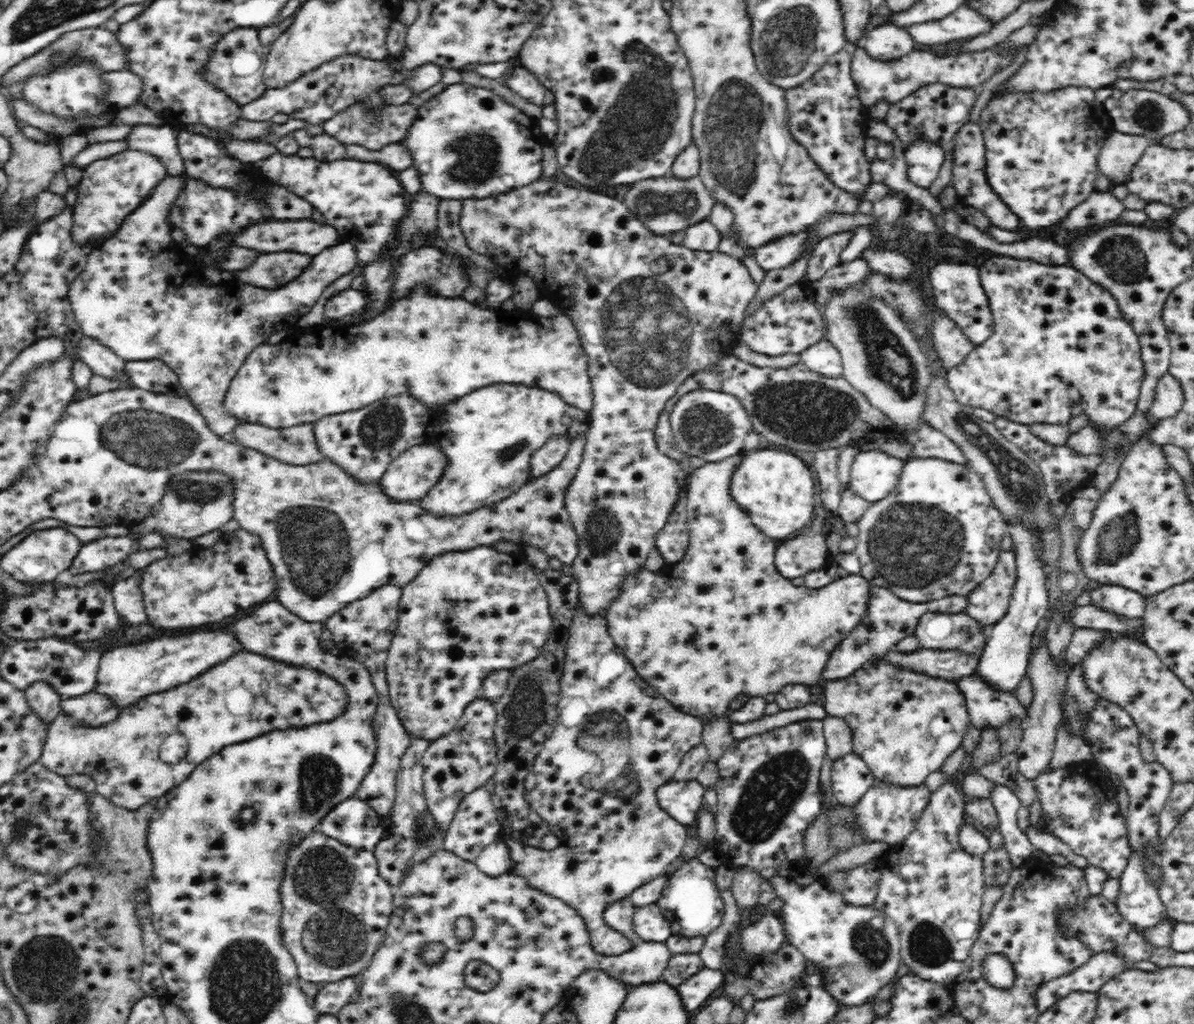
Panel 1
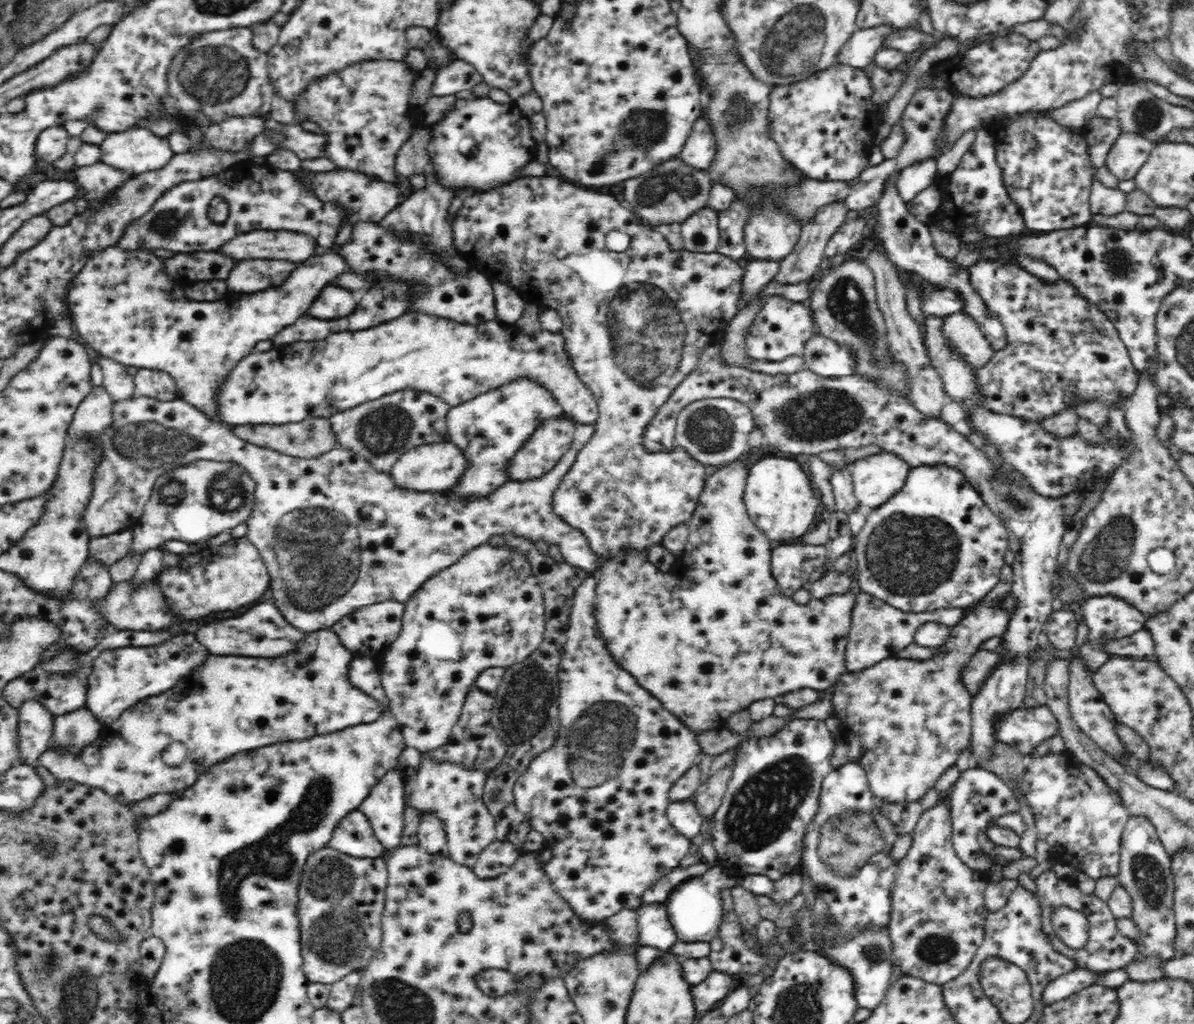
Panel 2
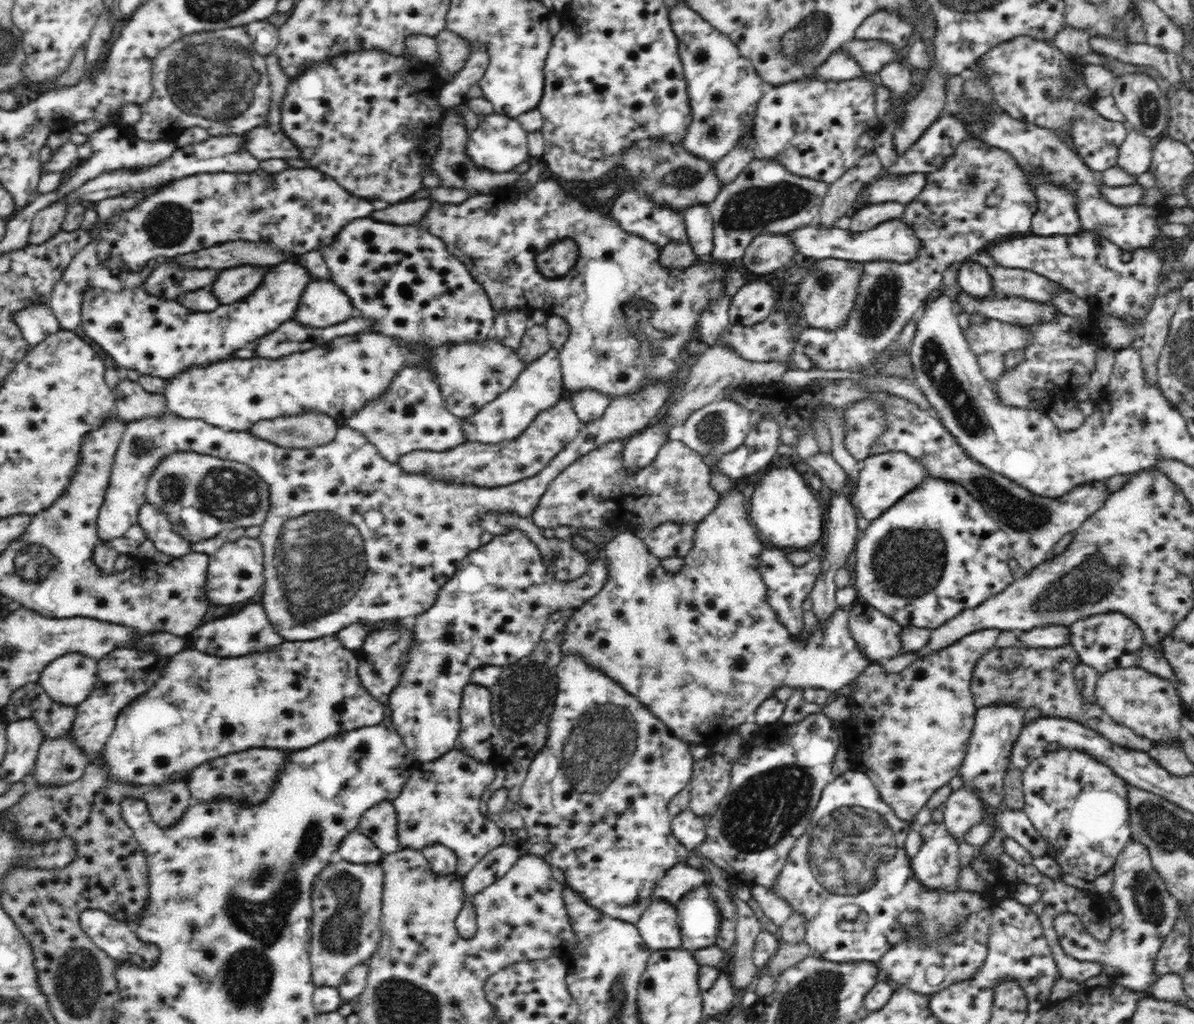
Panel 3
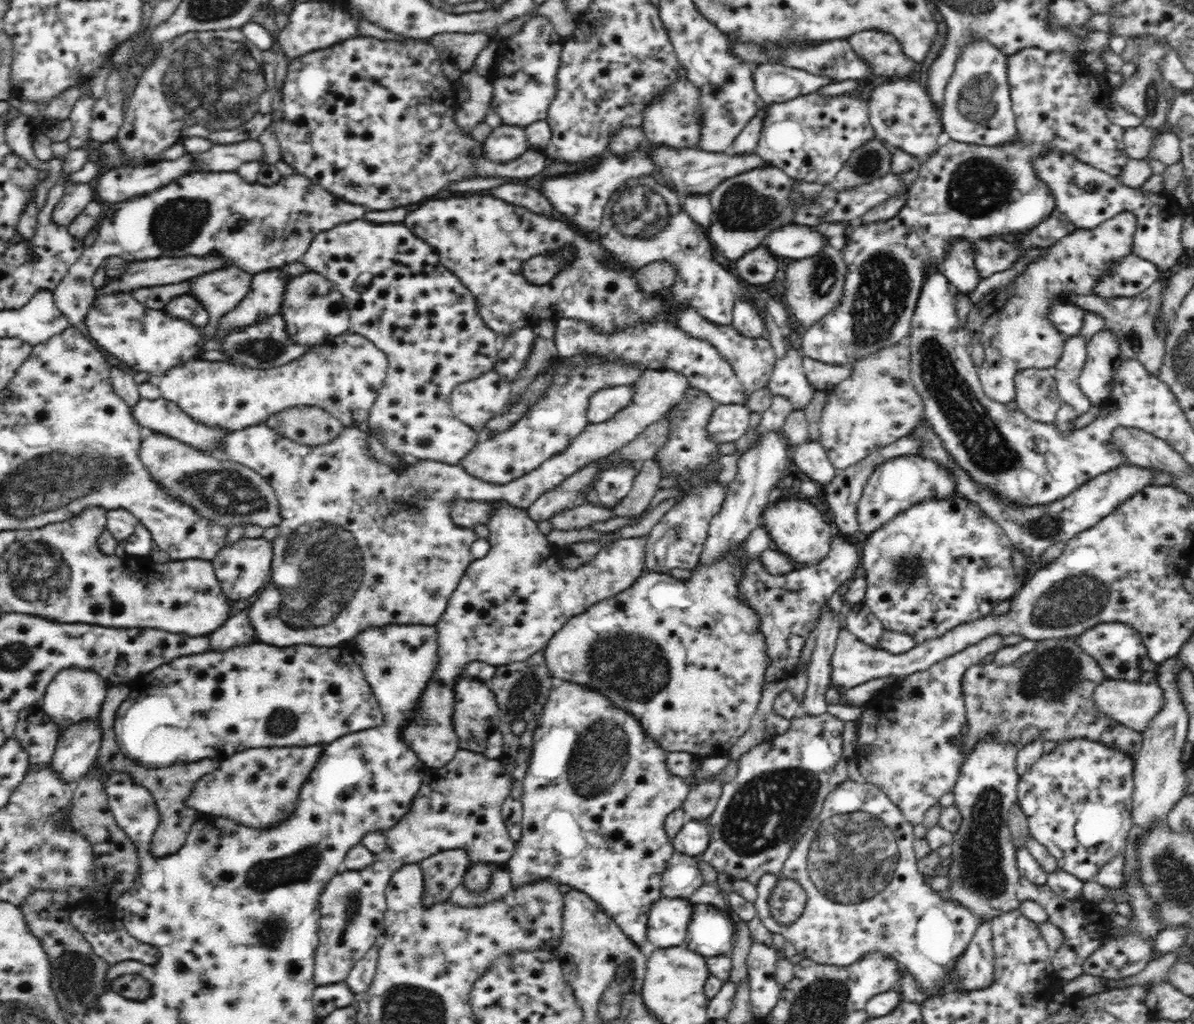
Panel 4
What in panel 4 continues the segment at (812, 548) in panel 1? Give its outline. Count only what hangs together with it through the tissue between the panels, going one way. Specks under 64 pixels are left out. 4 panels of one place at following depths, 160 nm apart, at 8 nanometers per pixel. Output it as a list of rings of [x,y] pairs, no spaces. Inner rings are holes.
[[[843,536],[832,542],[831,550],[823,561],[817,565],[802,566],[785,575],[768,573],[760,558],[747,564],[745,577],[742,577],[742,598],[758,610],[758,618],[762,618],[762,635],[766,634],[766,650],[770,650],[770,670],[765,671],[765,685],[787,680],[795,673],[806,639],[816,630],[827,600],[845,582],[856,577],[859,552],[860,540]]]

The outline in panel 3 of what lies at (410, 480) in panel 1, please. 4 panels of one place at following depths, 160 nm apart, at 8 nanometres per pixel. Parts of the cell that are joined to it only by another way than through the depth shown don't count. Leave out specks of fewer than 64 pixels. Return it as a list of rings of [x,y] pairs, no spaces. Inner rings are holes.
[[[566,392],[565,398],[540,412],[530,422],[530,426],[513,441],[502,441],[497,445],[467,441],[447,451],[413,450],[403,454],[397,463],[407,473],[427,473],[427,476],[434,476],[435,480],[448,481],[451,484],[482,487],[508,486],[538,474],[558,452],[578,437],[583,424],[584,422],[578,418],[573,409],[569,392]]]

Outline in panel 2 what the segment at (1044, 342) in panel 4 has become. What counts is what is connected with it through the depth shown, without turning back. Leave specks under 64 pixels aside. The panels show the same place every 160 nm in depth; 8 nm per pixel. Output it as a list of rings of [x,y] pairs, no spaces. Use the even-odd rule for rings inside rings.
[[[962,312],[945,316],[943,319],[944,338],[953,350],[964,356],[968,364],[977,368],[990,362],[995,350],[972,317]]]

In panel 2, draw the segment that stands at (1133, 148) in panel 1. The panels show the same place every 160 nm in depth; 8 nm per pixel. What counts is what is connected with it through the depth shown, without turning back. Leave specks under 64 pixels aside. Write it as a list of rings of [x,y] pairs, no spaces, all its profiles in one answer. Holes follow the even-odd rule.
[[[1120,133],[1109,150],[1110,154],[1107,155],[1107,169],[1118,181],[1134,179],[1148,161],[1154,148],[1153,143],[1137,134]]]

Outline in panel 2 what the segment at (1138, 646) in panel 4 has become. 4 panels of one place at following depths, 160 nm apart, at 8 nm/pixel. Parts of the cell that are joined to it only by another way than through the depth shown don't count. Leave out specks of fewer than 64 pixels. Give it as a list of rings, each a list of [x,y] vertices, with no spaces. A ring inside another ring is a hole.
[[[1093,596],[1086,598],[1084,604],[1080,607],[1082,613],[1082,622],[1088,627],[1088,641],[1080,646],[1080,655],[1084,659],[1084,663],[1088,665],[1090,671],[1096,671],[1100,666],[1103,666],[1112,653],[1108,651],[1108,642],[1128,638],[1132,634],[1136,634],[1139,630],[1145,628],[1147,618],[1144,613],[1138,611],[1125,600],[1112,596]]]

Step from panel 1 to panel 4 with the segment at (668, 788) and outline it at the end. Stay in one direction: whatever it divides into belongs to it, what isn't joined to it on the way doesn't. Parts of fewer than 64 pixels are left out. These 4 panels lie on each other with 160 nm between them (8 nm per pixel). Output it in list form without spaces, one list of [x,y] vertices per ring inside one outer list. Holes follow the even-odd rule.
[[[688,820],[671,840],[674,850],[689,857],[697,857],[708,848],[709,825],[706,822]]]

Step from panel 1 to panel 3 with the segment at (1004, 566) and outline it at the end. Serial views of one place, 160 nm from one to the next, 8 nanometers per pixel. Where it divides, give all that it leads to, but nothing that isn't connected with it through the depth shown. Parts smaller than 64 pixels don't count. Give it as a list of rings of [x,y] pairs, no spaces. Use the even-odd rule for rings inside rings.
[[[983,628],[964,635],[959,642],[943,650],[932,652],[922,660],[914,660],[903,672],[884,674],[879,664],[867,667],[856,679],[856,692],[848,700],[850,718],[842,724],[850,744],[851,769],[865,773],[881,799],[890,805],[898,818],[910,822],[927,806],[930,797],[960,774],[965,759],[977,709],[973,704],[971,679],[976,664],[984,654],[997,647],[998,629]],[[898,696],[912,696],[916,700],[888,700]]]

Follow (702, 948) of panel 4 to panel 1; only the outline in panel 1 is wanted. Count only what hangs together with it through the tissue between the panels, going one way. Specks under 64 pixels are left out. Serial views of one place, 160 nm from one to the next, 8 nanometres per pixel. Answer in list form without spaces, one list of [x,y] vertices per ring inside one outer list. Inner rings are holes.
[[[697,858],[690,859],[679,870],[669,875],[657,905],[668,918],[673,935],[686,938],[705,937],[722,925],[724,902],[714,881],[715,869],[700,863]]]

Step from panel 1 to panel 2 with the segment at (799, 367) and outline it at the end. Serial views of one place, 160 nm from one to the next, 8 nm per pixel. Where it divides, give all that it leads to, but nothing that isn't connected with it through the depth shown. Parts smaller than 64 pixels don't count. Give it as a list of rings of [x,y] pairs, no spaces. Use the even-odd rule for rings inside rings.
[[[717,344],[705,349],[698,364],[694,366],[690,374],[686,375],[686,378],[682,379],[682,382],[679,382],[666,399],[665,404],[653,416],[653,420],[649,422],[648,426],[645,426],[645,450],[654,453],[676,451],[677,414],[691,402],[707,398],[729,398],[745,403],[754,415],[755,426],[758,426],[764,433],[764,444],[774,446],[774,448],[794,456],[797,454],[816,455],[818,452],[836,451],[840,448],[852,450],[874,444],[884,451],[897,454],[912,469],[917,466],[950,465],[969,479],[970,485],[978,491],[978,494],[981,494],[982,500],[1002,521],[1007,528],[1009,549],[1015,554],[1015,561],[1011,566],[1013,568],[1013,587],[1010,592],[1015,598],[1015,608],[1010,613],[1009,625],[1002,637],[1004,643],[999,649],[1000,665],[992,668],[992,673],[979,688],[978,694],[973,696],[971,738],[968,748],[975,762],[975,768],[985,769],[986,763],[997,749],[995,720],[998,720],[1000,716],[1007,715],[1010,711],[1024,709],[1029,666],[1031,665],[1030,654],[1040,646],[1046,620],[1050,613],[1057,609],[1053,581],[1059,566],[1060,546],[1062,546],[1066,531],[1079,520],[1077,512],[1084,496],[1080,495],[1080,491],[1074,491],[1060,498],[1046,498],[1040,496],[1028,484],[1004,479],[1002,476],[1005,472],[999,468],[997,462],[988,458],[984,452],[970,443],[965,433],[958,433],[952,425],[937,417],[924,414],[913,405],[908,395],[891,390],[889,386],[881,384],[875,378],[868,378],[858,373],[845,377],[823,377],[808,368],[795,371],[794,374],[771,375],[737,366],[730,367],[721,358],[720,347]]]

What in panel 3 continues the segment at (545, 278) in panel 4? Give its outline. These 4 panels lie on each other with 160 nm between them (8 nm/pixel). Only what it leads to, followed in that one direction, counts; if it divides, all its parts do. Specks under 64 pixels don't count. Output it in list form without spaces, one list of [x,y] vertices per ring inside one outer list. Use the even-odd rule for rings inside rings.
[[[564,239],[539,253],[536,258],[536,267],[547,279],[554,279],[572,269],[579,256],[579,247],[575,242]]]

